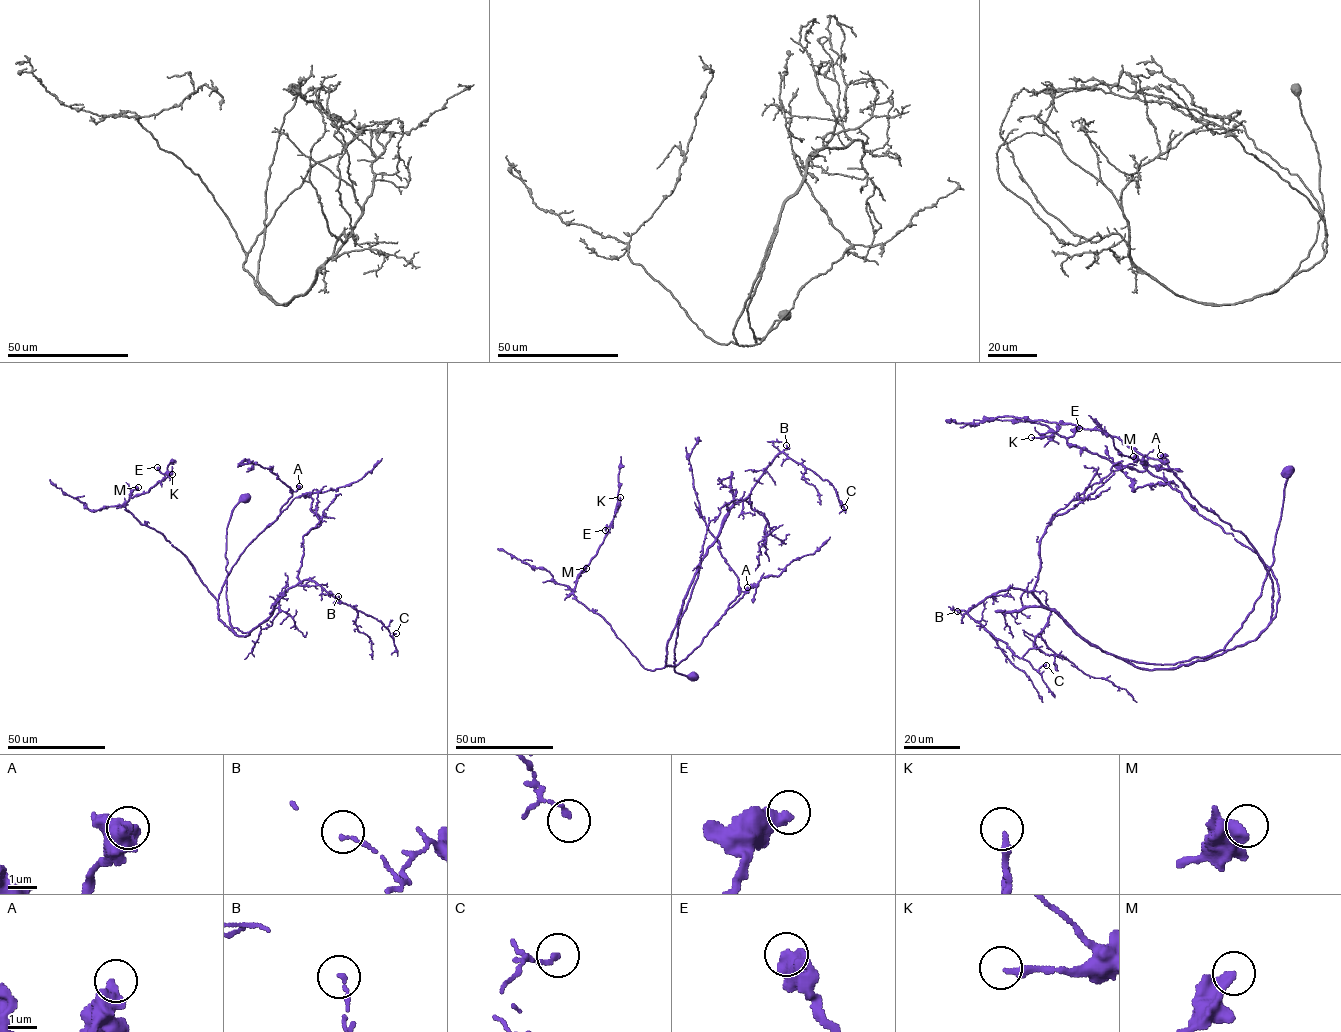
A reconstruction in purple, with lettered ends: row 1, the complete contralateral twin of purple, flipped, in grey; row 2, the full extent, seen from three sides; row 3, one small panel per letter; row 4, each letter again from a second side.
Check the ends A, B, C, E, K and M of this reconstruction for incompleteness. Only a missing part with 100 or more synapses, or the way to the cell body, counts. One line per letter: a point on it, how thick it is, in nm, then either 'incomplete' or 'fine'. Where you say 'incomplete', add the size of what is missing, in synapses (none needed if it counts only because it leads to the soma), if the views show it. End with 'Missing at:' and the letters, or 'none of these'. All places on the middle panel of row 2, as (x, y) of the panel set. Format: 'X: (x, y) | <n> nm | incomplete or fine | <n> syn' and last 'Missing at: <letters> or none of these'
A: (747, 587) | 500 nm | fine
B: (786, 445) | 130 nm | fine
C: (844, 507) | 170 nm | fine
E: (605, 530) | 480 nm | fine
K: (620, 497) | 260 nm | fine
M: (586, 568) | 440 nm | fine
Missing at: none of these

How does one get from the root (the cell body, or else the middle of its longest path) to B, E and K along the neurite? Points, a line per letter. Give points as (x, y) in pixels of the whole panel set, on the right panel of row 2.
B: (1286, 471), (1261, 595), (1208, 655), (1167, 664), (1117, 657), (1021, 589), (957, 611)
E: (1286, 471), (1242, 626), (1146, 669), (1253, 641), (1278, 584), (1079, 428)
K: (1286, 471), (1242, 626), (1205, 657), (1127, 661), (1146, 669), (1253, 641), (1277, 580), (1163, 479), (1031, 437)

